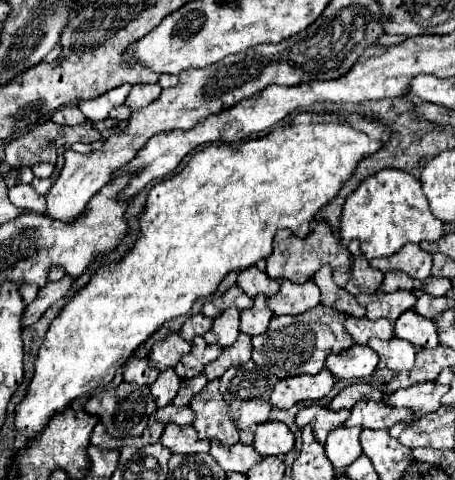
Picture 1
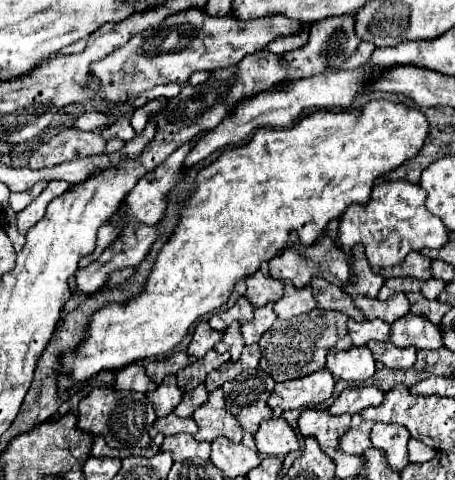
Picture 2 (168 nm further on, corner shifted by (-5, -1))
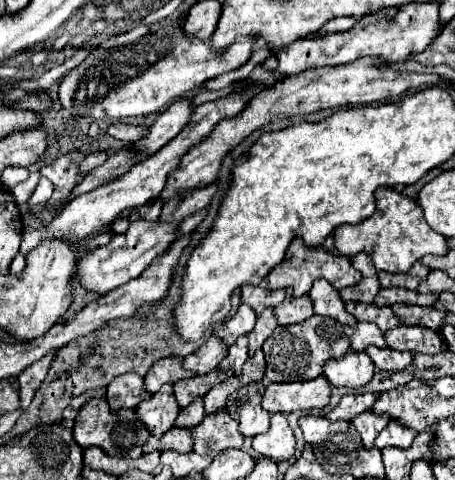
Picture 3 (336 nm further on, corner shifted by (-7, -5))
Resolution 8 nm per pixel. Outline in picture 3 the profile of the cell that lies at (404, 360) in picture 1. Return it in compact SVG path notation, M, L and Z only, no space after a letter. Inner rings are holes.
M368 346L366 354L370 354L372 362L380 368L380 370L390 370L390 372L400 372L406 366L410 366L412 362L412 354L410 352L398 352L398 350L390 350L390 348L376 348L376 346Z

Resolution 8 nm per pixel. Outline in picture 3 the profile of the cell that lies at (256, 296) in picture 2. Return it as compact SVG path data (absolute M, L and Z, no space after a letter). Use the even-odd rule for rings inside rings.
M246 284L246 286L242 286L240 296L242 296L242 302L248 304L260 316L264 308L268 308L268 306L274 308L276 304L280 304L284 300L284 290L268 290L264 286Z

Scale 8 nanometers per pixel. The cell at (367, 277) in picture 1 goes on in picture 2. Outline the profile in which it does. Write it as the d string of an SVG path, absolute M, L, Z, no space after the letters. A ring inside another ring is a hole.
M356 260L354 272L352 272L352 284L348 284L346 292L376 298L382 284L384 284L384 278L378 272L372 272L366 260Z

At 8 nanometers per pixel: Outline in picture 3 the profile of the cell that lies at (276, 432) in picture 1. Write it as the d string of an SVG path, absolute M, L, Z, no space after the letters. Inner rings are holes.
M272 414L270 430L252 438L252 448L276 462L294 456L294 434L284 414Z

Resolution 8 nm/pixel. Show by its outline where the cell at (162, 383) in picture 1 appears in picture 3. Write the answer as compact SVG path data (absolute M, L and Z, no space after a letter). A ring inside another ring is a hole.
M164 384L160 392L152 394L150 400L144 400L138 408L136 408L136 414L138 414L138 420L148 428L148 432L156 438L160 438L162 434L166 434L172 426L174 426L174 420L180 412L180 406L178 402L174 400L174 394L172 394L172 386L170 384Z

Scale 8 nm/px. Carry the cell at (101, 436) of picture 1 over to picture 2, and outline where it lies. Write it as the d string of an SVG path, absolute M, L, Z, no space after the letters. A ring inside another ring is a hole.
M98 434L98 436L94 436L94 444L92 444L92 456L96 456L96 458L100 458L100 456L118 456L118 450L114 450L114 448L106 446L104 438L100 438L100 434Z

